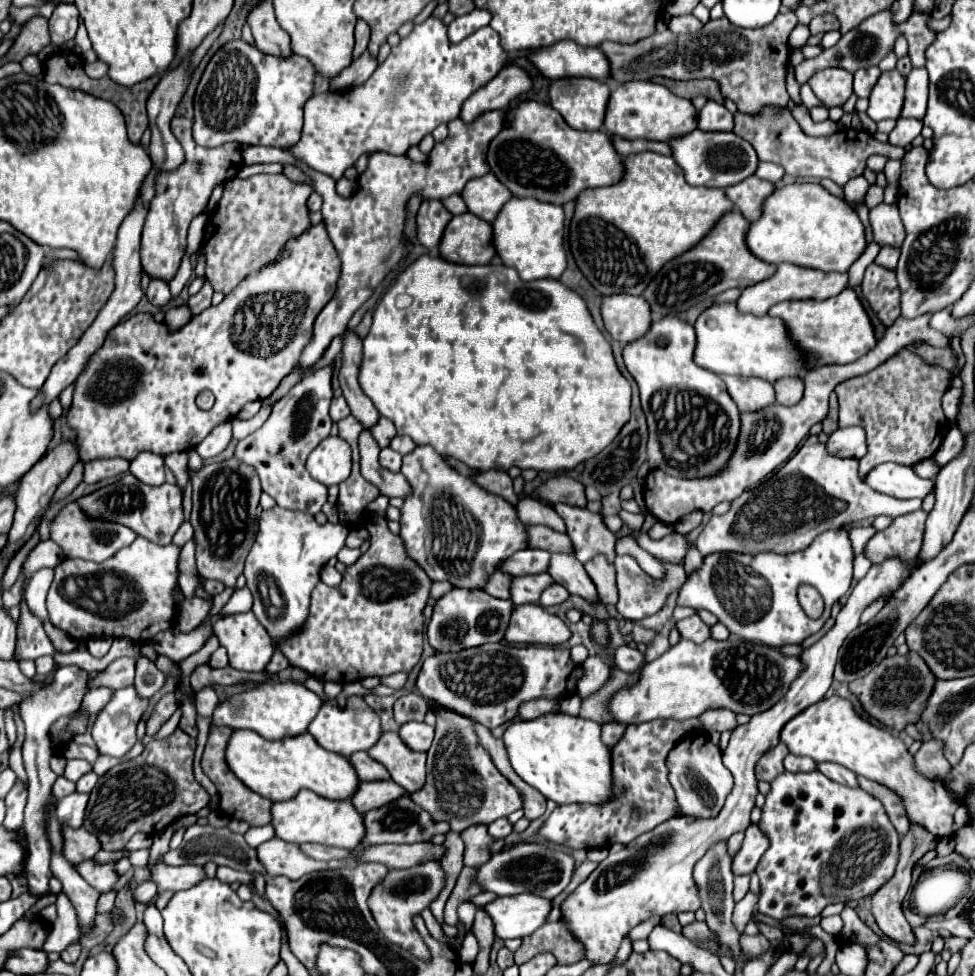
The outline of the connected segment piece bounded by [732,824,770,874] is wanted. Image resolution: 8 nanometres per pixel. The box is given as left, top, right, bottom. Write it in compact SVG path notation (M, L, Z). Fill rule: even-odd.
M750 824L746 830L742 850L738 852L738 856L732 862L732 872L734 874L752 874L768 848L770 848L768 836L758 828L758 824Z

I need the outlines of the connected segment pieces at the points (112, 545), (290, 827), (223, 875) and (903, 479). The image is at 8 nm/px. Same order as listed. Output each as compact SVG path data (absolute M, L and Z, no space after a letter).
M70 502L66 504L58 516L50 522L50 540L54 540L62 550L66 558L82 558L92 562L102 562L114 556L120 548L132 544L136 534L122 526L122 524L106 524L98 520L98 524L90 524L90 520L82 520L82 512L78 512L78 504Z
M302 790L294 800L274 802L272 826L278 838L294 844L316 842L336 848L356 848L366 836L364 816L354 808L354 804L350 804L350 800L326 800L310 790Z
M218 866L218 872L216 872L216 878L226 882L226 884L232 884L232 882L242 882L242 884L248 884L252 882L252 876L248 872L238 872L238 870L232 870L228 866Z
M886 462L874 466L866 476L864 482L880 492L894 498L924 498L932 490L930 480L918 478L910 466Z

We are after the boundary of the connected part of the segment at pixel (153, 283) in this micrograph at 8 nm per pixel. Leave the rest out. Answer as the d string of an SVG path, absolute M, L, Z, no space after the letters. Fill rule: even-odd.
M150 280L150 286L146 290L146 298L156 306L164 306L172 298L170 286L164 280Z

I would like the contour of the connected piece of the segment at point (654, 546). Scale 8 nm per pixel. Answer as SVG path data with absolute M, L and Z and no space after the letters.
M624 526L618 534L634 536L636 542L640 544L640 548L648 550L656 558L670 560L670 562L682 562L684 554L686 554L686 548L690 548L690 544L686 544L684 536L678 534L678 532L672 532L672 534L668 534L662 540L652 540L648 534L640 534L638 530L630 530L628 526Z

